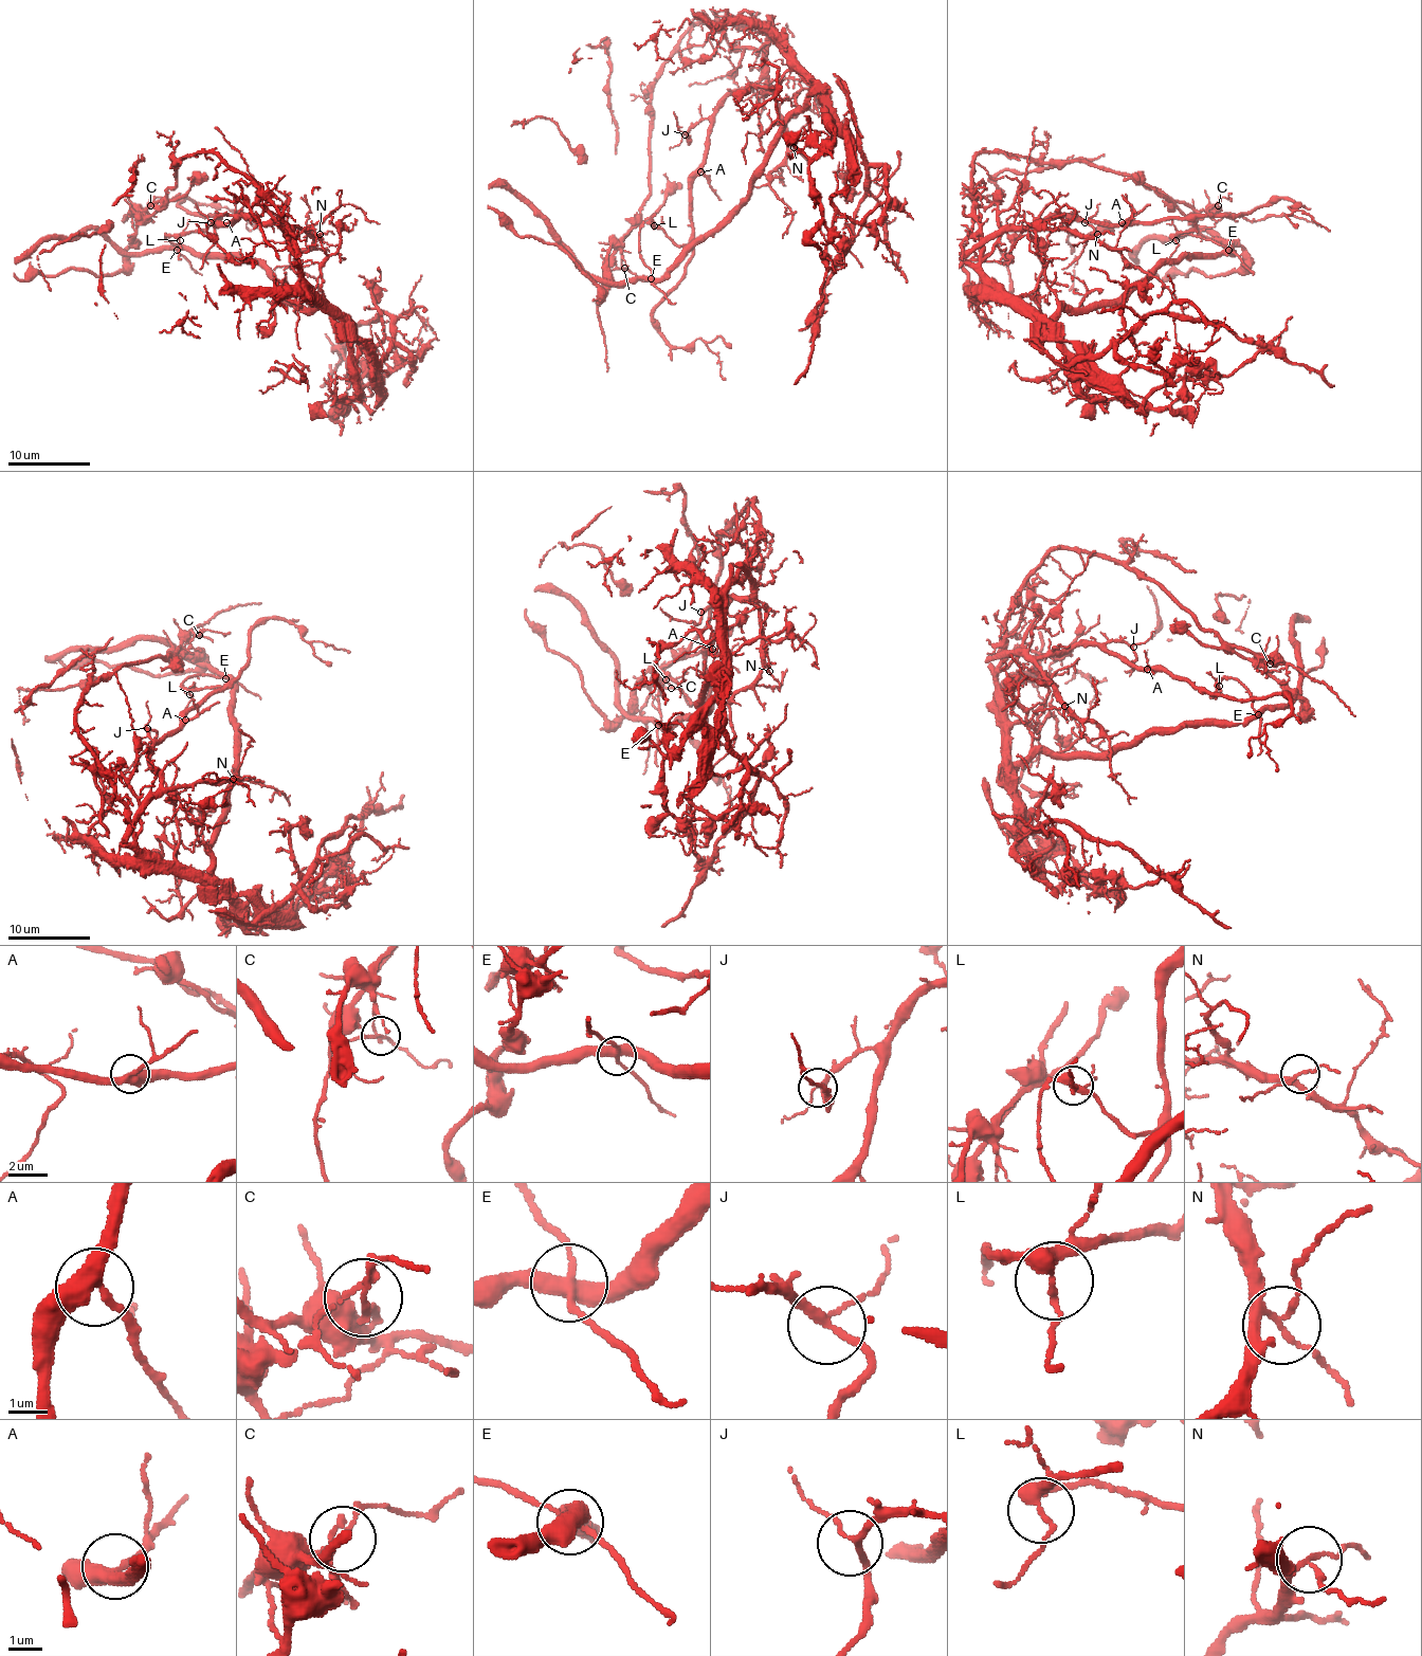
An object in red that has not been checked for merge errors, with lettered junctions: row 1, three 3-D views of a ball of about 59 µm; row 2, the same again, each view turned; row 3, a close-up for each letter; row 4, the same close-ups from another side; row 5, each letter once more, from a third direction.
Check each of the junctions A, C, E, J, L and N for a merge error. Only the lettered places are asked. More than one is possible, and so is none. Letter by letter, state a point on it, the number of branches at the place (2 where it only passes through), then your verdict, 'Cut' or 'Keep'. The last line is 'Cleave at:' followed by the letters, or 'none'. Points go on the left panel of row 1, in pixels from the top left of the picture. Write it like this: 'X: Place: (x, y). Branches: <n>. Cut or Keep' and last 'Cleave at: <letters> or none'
A: Place: (226, 222). Branches: 3. Keep
C: Place: (150, 205). Branches: 3. Cut
E: Place: (177, 250). Branches: 4. Cut
J: Place: (211, 222). Branches: 3. Keep
L: Place: (180, 240). Branches: 3. Keep
N: Place: (320, 234). Branches: 4. Keep
Cleave at: C, E

